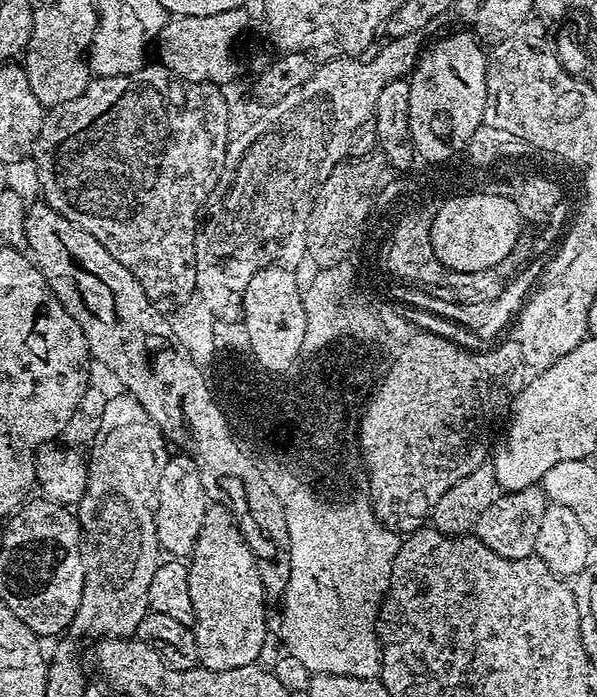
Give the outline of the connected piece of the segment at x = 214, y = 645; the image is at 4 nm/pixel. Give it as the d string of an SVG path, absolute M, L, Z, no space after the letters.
M222 505L205 507L202 528L187 566L190 602L196 615L194 631L198 642L199 667L217 672L257 663L261 659L259 656L264 648L264 639L268 636L268 612L264 609L264 576L256 565L256 556L252 553L251 546L244 544L239 530L232 525L231 514Z

